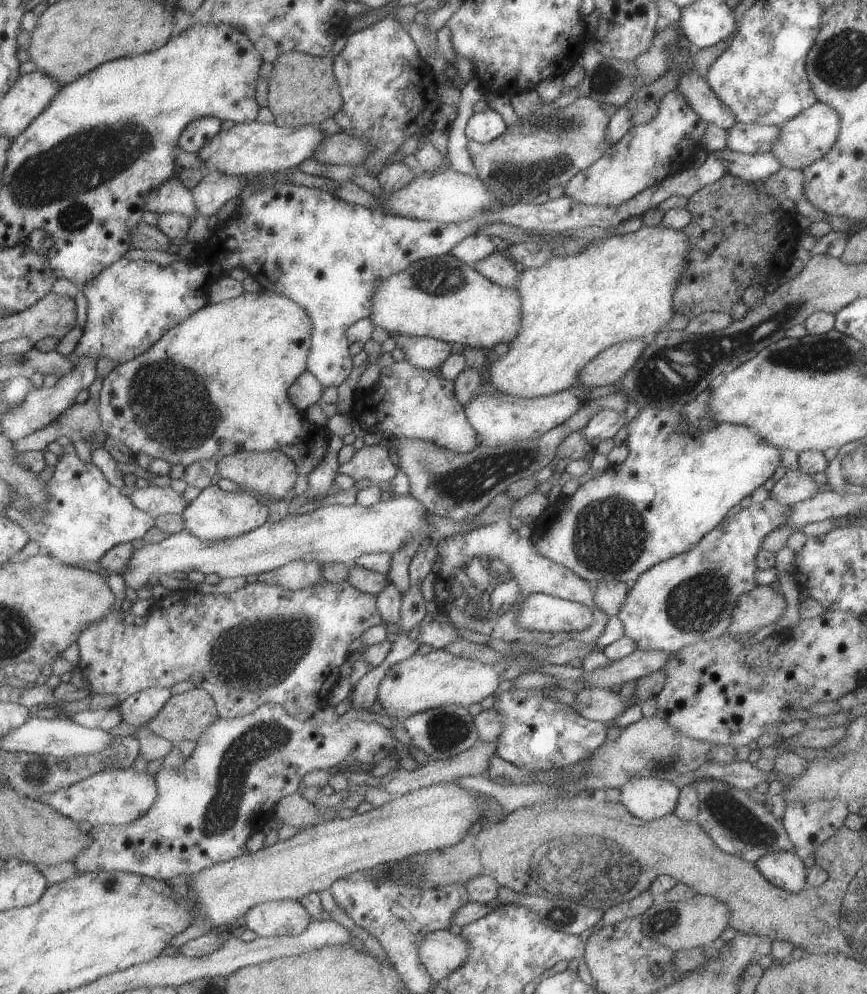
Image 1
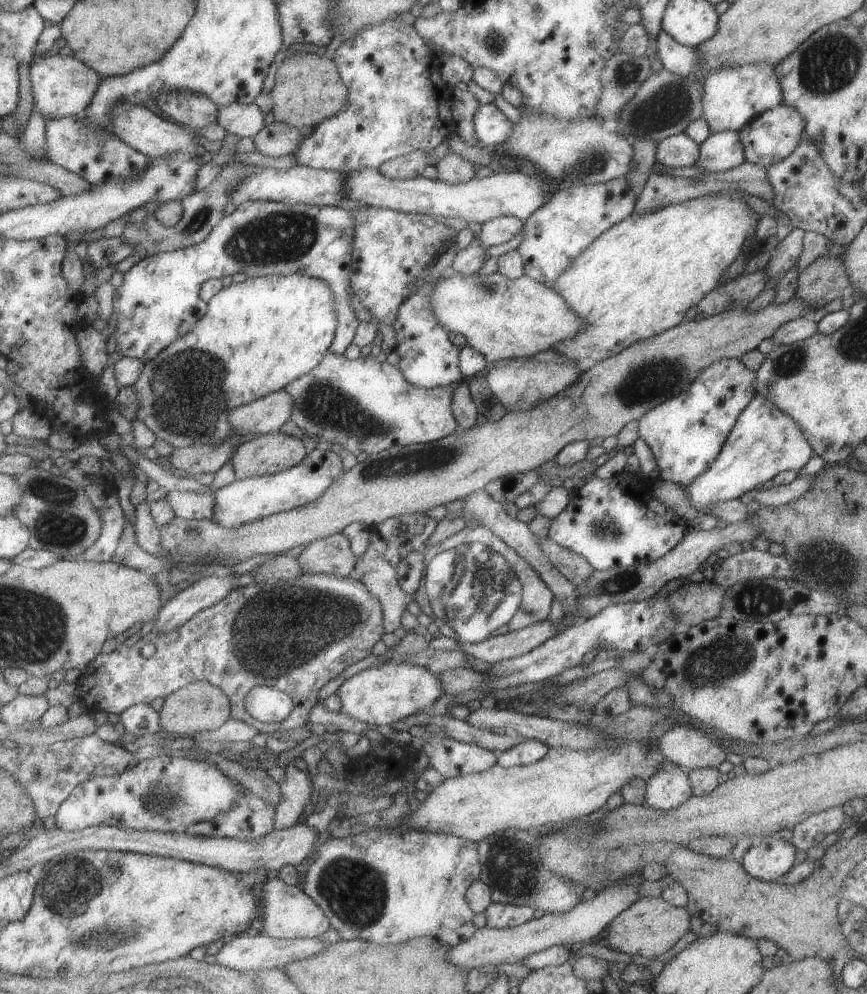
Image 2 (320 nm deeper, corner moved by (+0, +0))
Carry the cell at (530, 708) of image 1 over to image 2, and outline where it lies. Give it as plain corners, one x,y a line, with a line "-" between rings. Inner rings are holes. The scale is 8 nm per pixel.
524,739
520,744
515,744
507,751
496,754
496,764
502,768
513,766
527,766
541,760
547,754
547,747
543,742

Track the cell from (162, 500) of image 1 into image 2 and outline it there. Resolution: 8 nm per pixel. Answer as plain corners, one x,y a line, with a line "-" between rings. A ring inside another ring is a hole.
174,490
167,494
167,502
175,510
176,517
183,519
212,520
215,518
214,493
197,494

